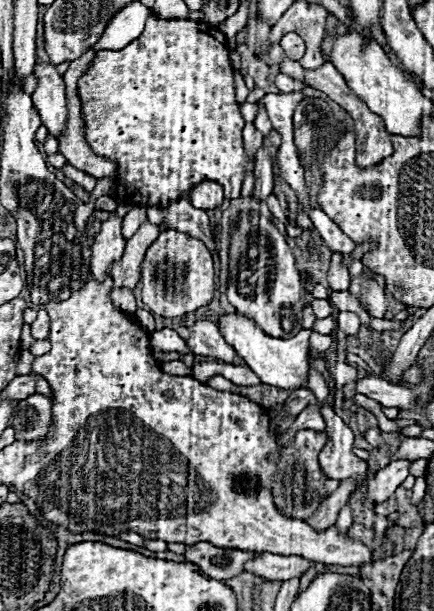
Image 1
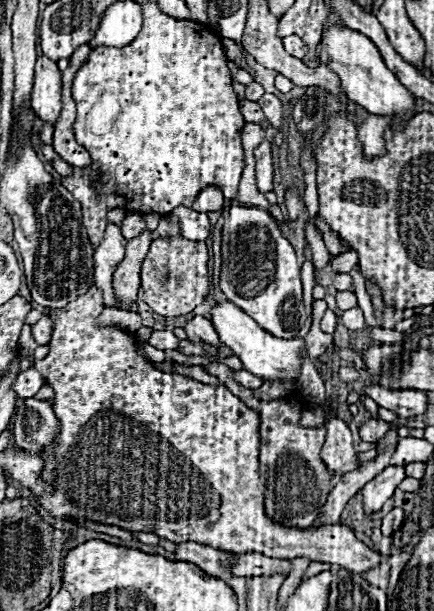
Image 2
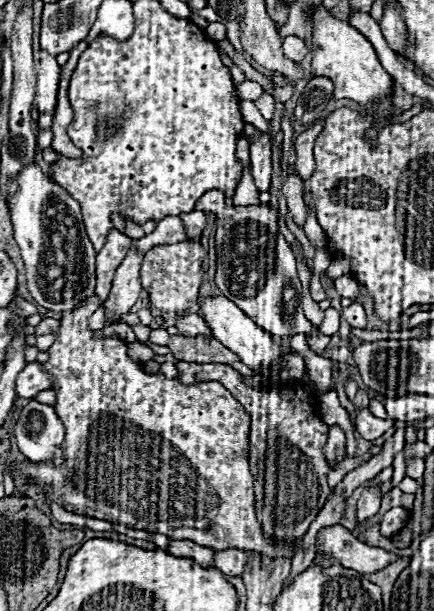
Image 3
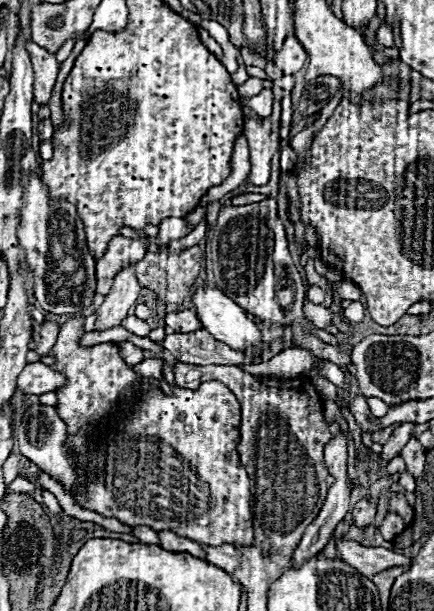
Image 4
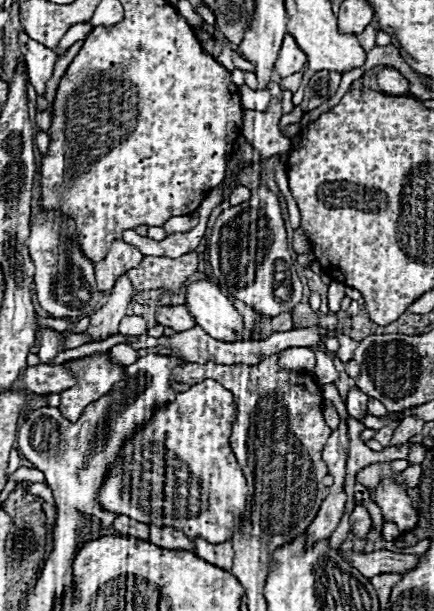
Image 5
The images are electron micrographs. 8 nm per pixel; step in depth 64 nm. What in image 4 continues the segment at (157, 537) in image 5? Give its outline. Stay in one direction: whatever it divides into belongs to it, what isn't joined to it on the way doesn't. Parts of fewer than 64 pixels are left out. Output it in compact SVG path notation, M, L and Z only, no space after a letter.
M160 530L158 538L160 538L160 546L164 550L170 550L170 552L188 552L188 554L192 554L196 558L204 558L204 552L202 552L200 544L196 544L196 542L184 538L184 536L178 536L172 530Z

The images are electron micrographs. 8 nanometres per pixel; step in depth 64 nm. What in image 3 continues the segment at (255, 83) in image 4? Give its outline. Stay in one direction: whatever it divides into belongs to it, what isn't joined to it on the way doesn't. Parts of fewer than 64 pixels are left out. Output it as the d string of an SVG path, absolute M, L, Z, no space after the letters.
M246 80L246 82L238 84L236 88L238 88L240 100L256 100L256 98L260 98L264 94L262 86L258 82L252 82L252 80Z

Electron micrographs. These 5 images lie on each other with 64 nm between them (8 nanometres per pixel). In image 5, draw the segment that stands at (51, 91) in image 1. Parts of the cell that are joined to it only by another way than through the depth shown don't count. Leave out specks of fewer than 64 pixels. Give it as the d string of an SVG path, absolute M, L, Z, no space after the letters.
M22 30L18 32L18 48L26 60L26 70L30 76L30 84L38 94L44 94L44 86L52 76L52 68L56 62L54 50L38 44L36 40L28 38Z

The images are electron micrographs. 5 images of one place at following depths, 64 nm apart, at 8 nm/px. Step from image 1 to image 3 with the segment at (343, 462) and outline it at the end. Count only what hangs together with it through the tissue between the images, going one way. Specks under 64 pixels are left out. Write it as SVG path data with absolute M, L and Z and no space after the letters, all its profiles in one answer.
M330 426L328 442L324 446L324 454L326 454L328 462L336 460L338 456L346 456L346 436L344 436L340 426Z

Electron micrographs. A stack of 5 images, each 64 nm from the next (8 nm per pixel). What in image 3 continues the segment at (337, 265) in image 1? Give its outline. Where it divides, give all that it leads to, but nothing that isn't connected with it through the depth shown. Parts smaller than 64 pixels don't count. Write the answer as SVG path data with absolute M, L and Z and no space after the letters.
M342 276L334 282L334 288L336 292L342 296L342 298L352 298L352 300L358 300L360 296L360 284L352 278L352 276Z

